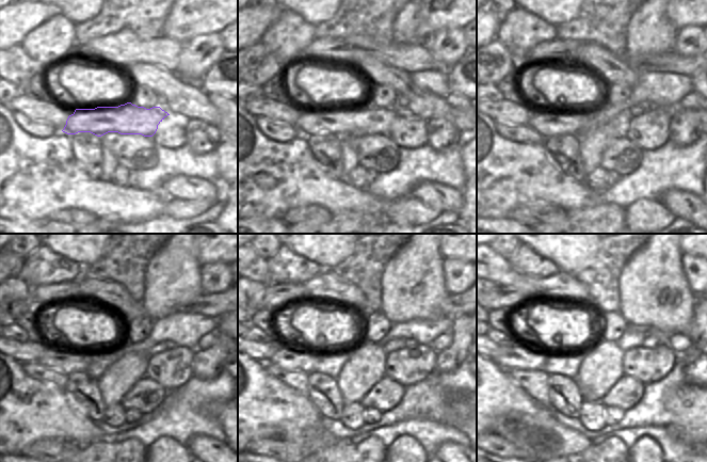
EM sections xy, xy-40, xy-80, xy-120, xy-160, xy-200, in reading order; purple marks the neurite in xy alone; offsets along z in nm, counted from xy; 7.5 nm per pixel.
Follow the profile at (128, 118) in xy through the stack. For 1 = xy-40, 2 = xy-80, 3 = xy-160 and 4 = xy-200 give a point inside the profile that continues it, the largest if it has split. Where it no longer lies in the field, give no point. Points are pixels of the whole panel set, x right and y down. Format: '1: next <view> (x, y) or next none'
1: next xy-40 (368, 118)
2: next xy-80 (548, 124)
3: next xy-160 (289, 359)
4: next xy-200 (521, 356)

